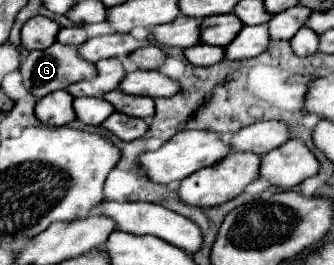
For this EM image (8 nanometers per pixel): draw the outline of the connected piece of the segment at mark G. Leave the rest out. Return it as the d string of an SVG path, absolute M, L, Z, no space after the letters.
M54 43L54 45L50 45L48 49L30 51L28 57L26 57L26 59L22 61L22 65L20 65L20 73L22 73L22 79L24 79L24 87L26 87L36 99L42 99L42 97L46 97L46 95L52 93L52 91L66 89L66 87L72 85L72 83L78 83L78 81L96 77L96 67L94 67L94 63L82 59L76 47L72 47L72 45L62 45L62 43Z

